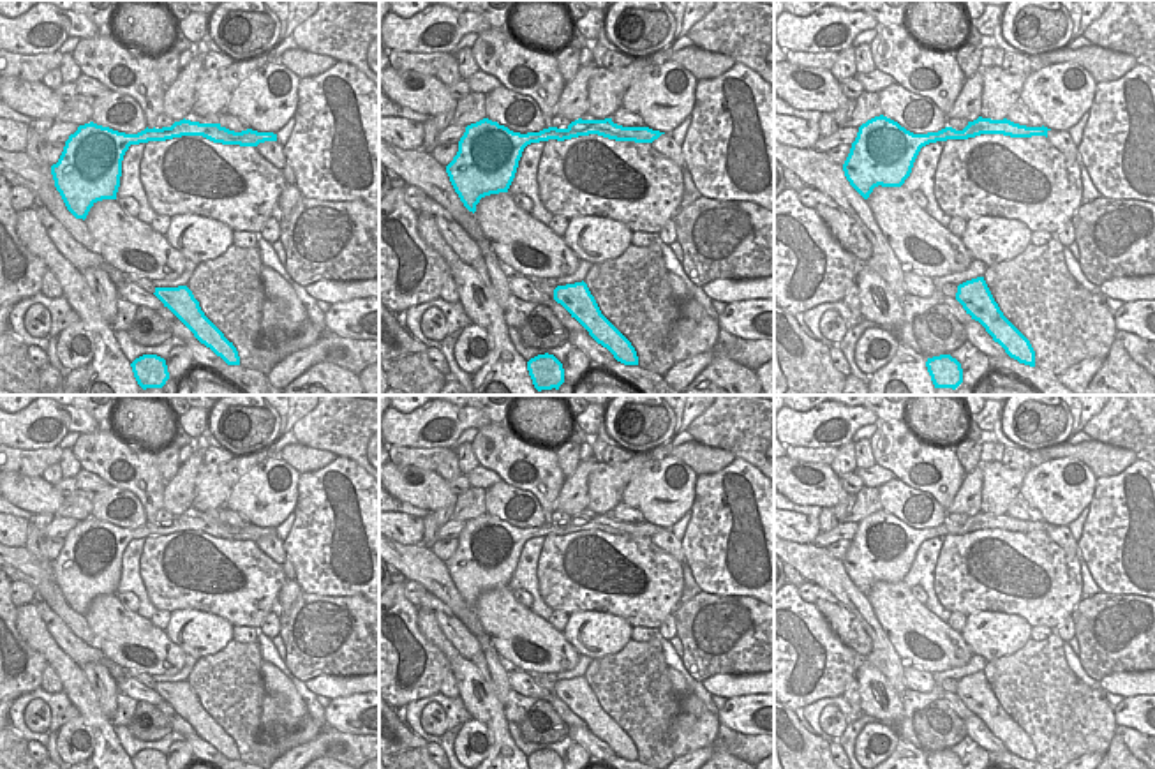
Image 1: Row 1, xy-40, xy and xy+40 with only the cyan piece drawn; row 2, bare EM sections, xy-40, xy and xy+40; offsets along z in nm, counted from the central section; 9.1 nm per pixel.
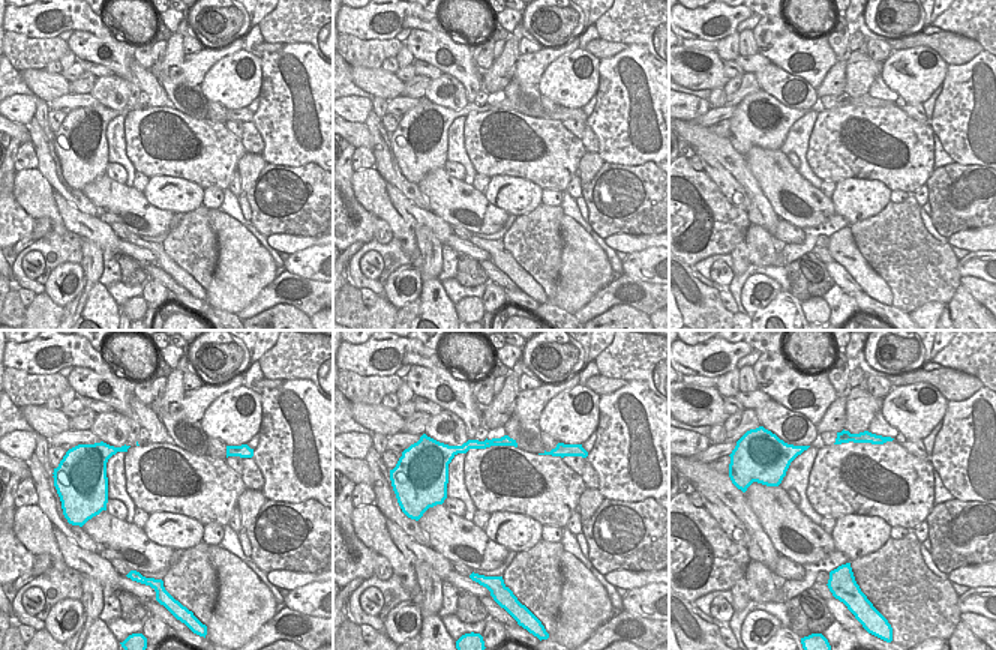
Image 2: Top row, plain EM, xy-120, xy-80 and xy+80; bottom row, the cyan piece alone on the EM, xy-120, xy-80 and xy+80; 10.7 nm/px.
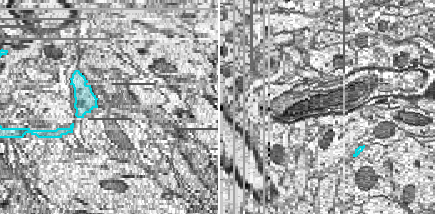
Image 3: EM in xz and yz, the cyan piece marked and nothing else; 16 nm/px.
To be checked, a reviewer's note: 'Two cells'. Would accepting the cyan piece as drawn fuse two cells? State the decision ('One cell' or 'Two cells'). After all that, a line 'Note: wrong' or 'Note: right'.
One cell
Note: wrong

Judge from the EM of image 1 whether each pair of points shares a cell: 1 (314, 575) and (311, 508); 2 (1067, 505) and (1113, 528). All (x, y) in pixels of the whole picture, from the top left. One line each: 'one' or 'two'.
1: one
2: two

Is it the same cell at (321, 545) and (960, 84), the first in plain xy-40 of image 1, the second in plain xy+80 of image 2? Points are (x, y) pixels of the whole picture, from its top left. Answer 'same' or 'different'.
same

